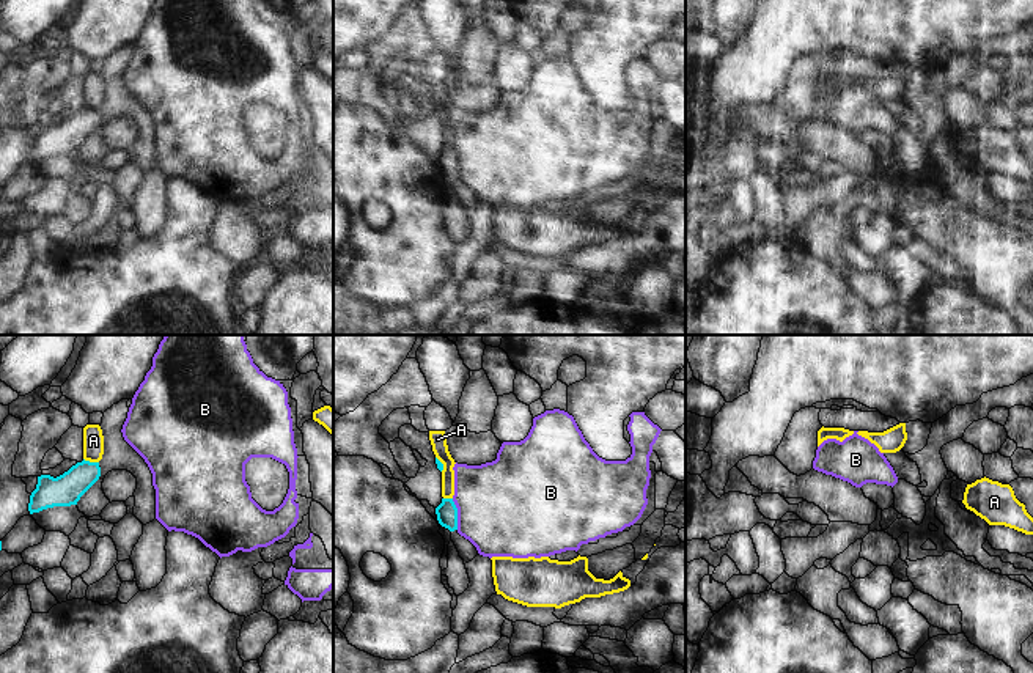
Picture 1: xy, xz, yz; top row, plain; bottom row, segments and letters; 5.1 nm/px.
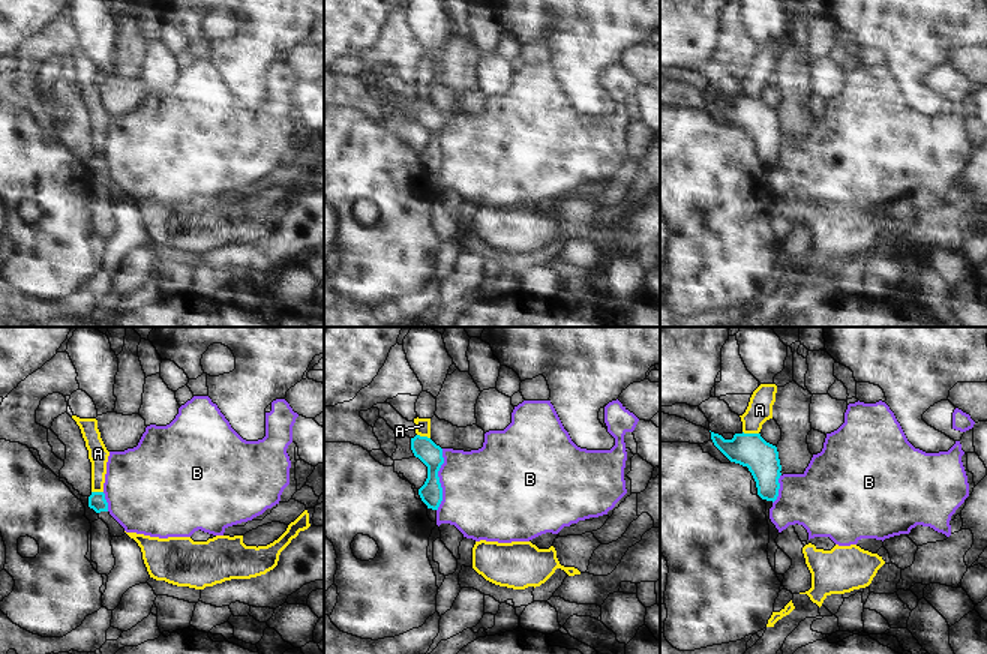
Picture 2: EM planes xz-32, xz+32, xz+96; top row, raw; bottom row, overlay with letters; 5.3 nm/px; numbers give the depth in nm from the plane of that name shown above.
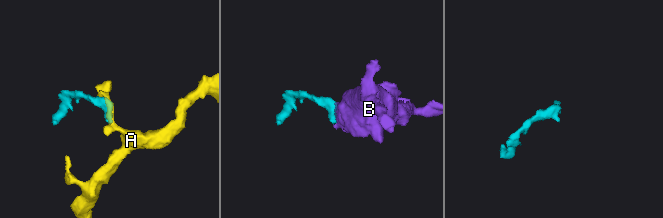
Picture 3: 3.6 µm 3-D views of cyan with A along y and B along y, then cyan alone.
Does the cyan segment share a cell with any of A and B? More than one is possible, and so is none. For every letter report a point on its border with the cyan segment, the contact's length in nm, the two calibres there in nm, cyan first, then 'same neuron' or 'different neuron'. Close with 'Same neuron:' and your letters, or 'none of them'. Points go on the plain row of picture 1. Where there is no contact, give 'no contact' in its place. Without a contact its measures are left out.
A: xy (91, 110) | 80 nm | 160/110 nm | different neuron
B: xz (456, 162) | 160 nm | 110/480 nm | different neuron
Same neuron: none of them

